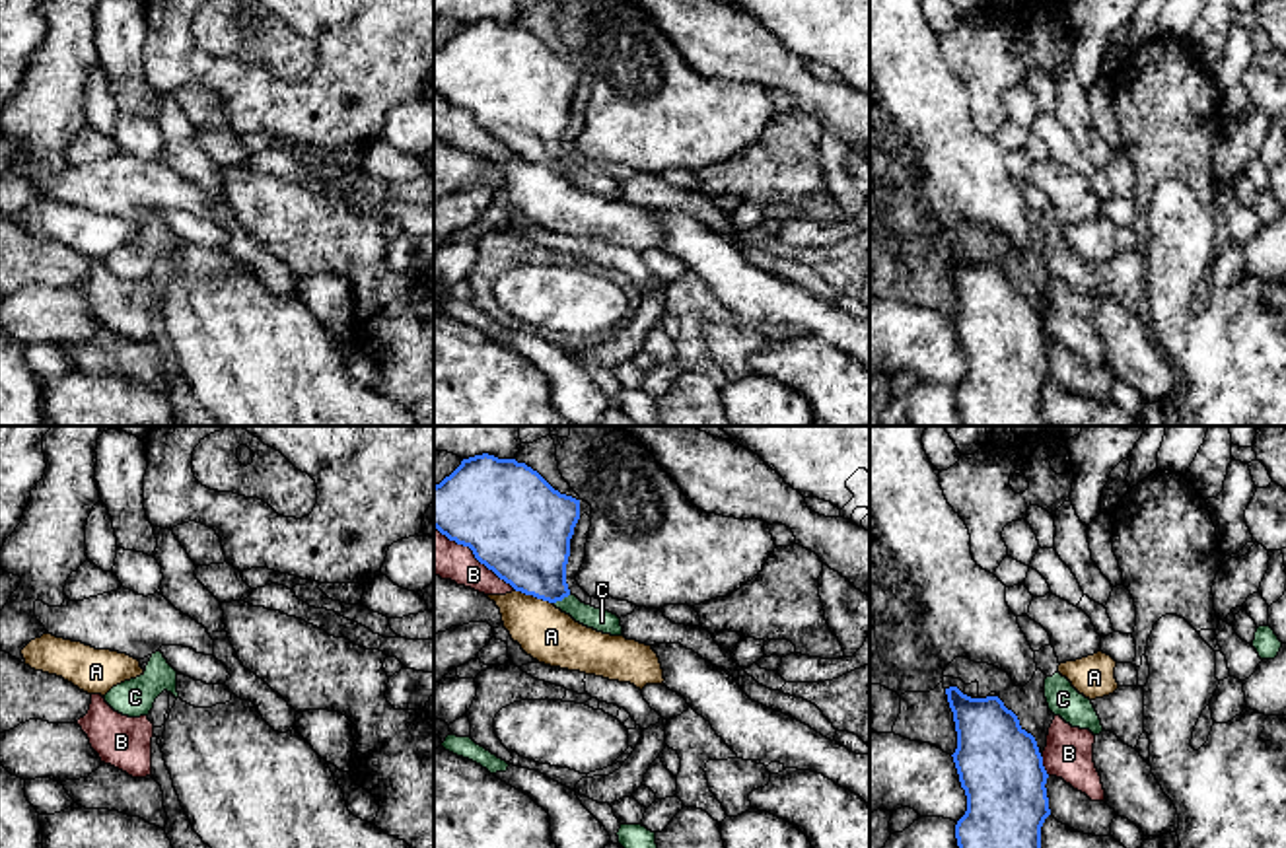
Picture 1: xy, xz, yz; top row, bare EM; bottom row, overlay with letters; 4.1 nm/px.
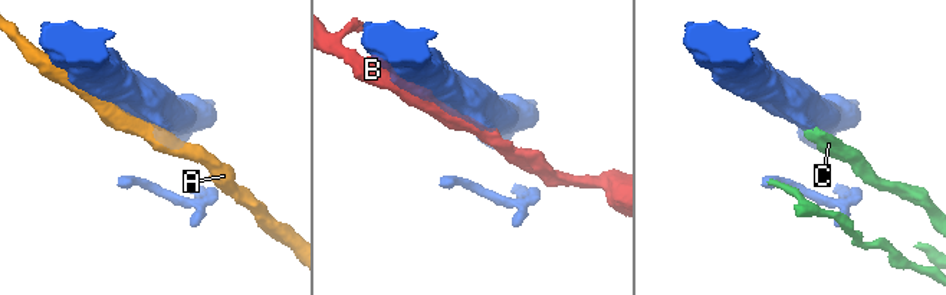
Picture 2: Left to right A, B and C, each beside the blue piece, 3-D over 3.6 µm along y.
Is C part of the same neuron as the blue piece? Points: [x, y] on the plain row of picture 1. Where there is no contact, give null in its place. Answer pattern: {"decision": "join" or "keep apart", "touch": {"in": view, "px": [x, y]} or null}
{"decision": "join", "touch": {"in": "xz", "px": [561, 164]}}

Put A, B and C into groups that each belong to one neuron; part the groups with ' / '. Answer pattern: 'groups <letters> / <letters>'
groups A / B / C

